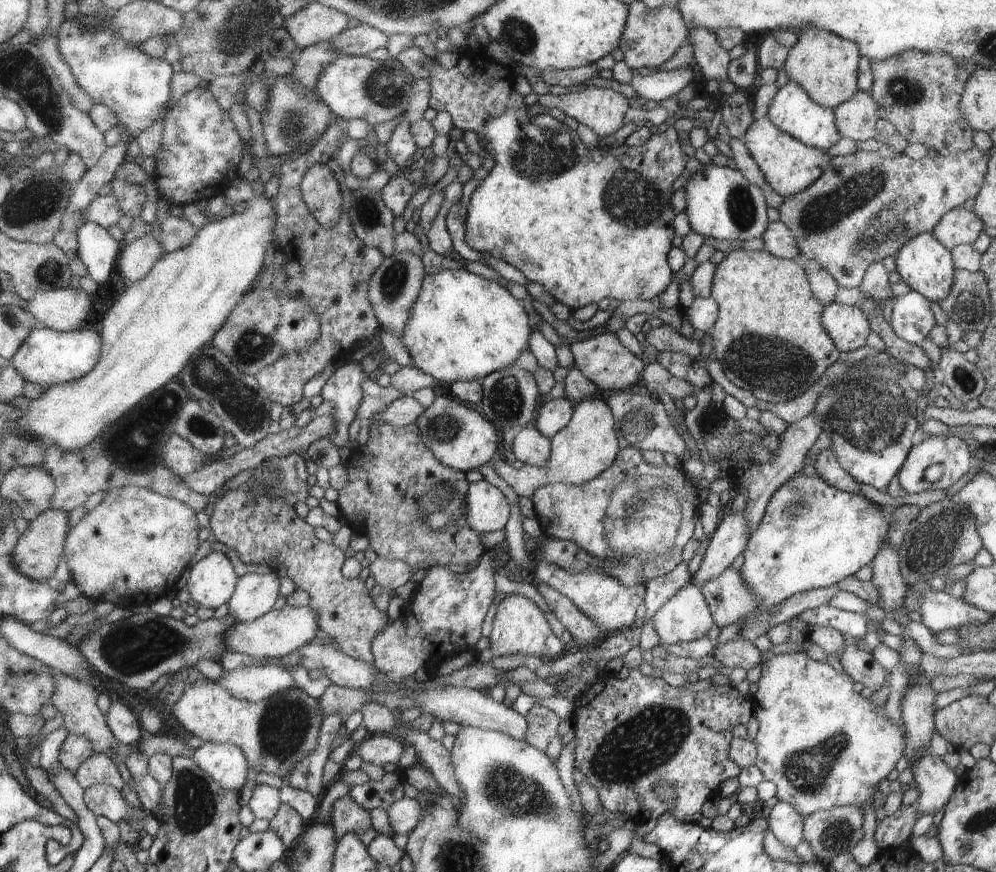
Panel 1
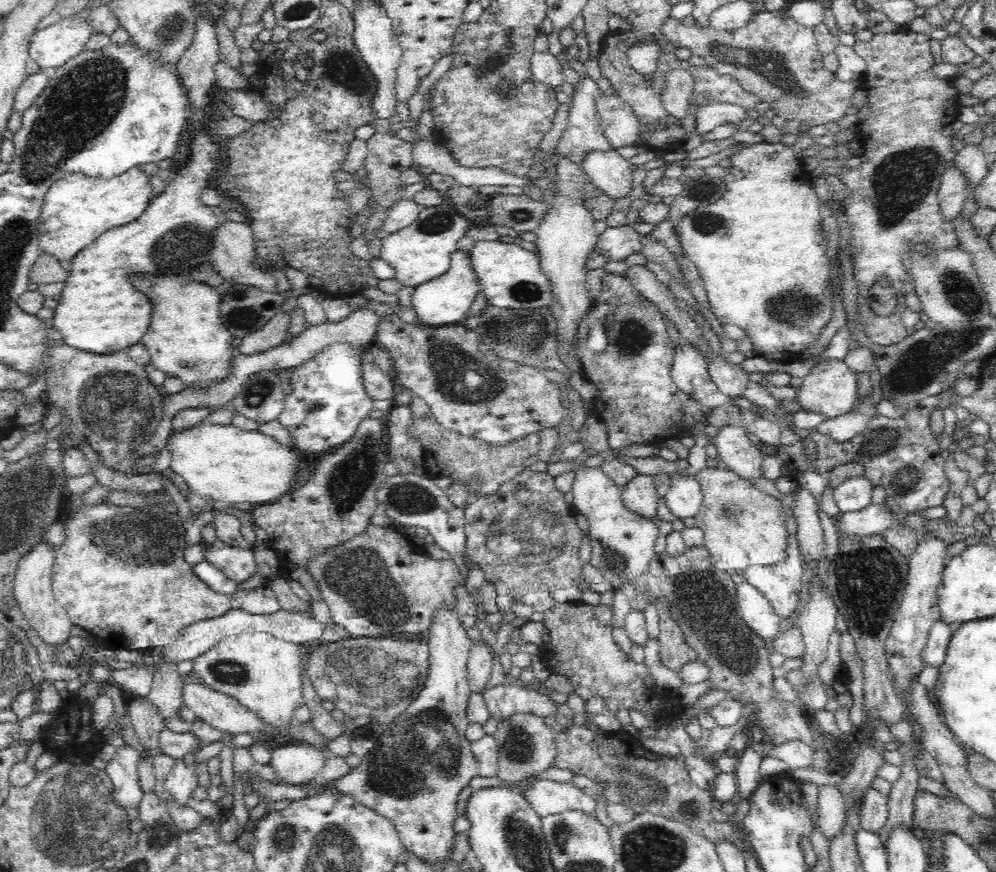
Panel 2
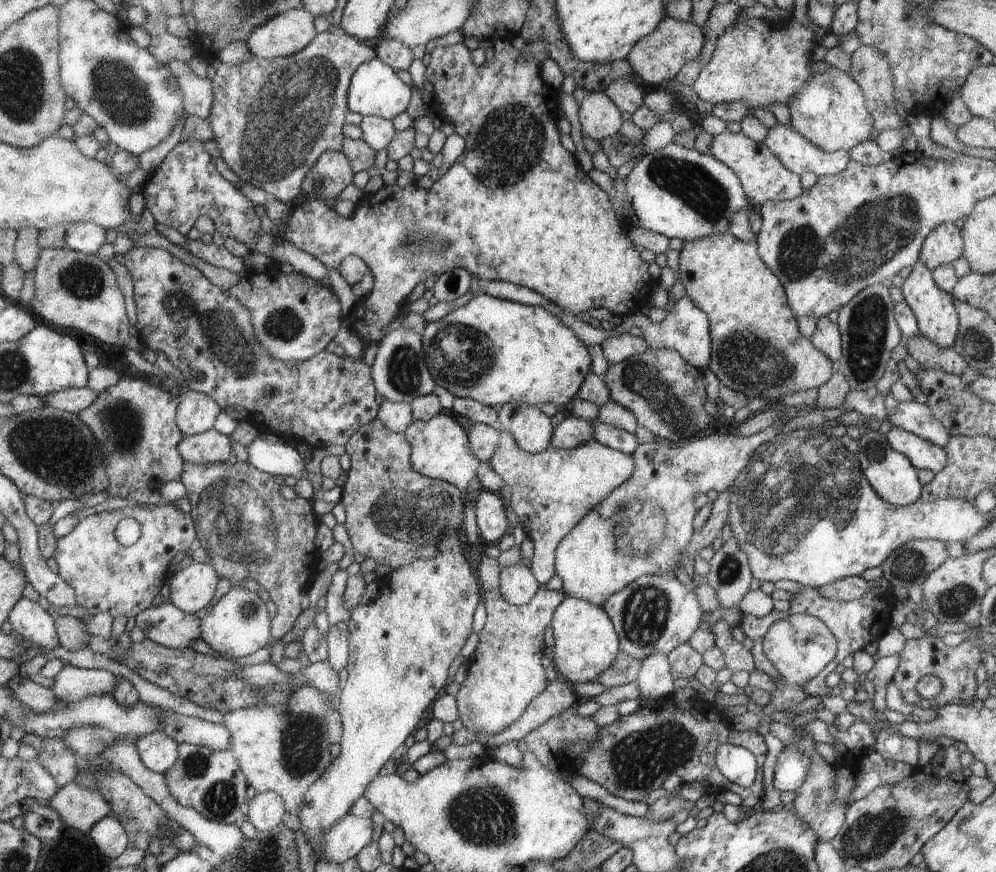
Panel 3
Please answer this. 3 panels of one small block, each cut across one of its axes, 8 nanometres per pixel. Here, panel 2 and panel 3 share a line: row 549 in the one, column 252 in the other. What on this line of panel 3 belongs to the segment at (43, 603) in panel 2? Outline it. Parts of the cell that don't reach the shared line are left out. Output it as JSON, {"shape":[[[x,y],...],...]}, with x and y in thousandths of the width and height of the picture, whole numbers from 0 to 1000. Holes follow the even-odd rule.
{"shape":[[[291,10],[259,30],[246,47],[251,62],[262,68],[290,65],[317,44],[315,17],[307,10]]]}

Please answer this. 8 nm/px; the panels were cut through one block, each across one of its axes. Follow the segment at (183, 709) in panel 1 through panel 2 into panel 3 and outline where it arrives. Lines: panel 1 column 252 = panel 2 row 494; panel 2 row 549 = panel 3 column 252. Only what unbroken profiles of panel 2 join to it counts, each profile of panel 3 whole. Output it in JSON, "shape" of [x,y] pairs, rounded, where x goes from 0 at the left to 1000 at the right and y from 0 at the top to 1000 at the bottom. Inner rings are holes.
{"shape":[[[310,786],[290,796],[287,810],[240,812],[225,818],[224,831],[231,839],[231,861],[238,867],[251,901],[259,909],[275,907],[289,931],[297,935],[306,922],[315,897],[334,876],[331,850],[325,833],[327,817],[333,811],[331,797]]]}

